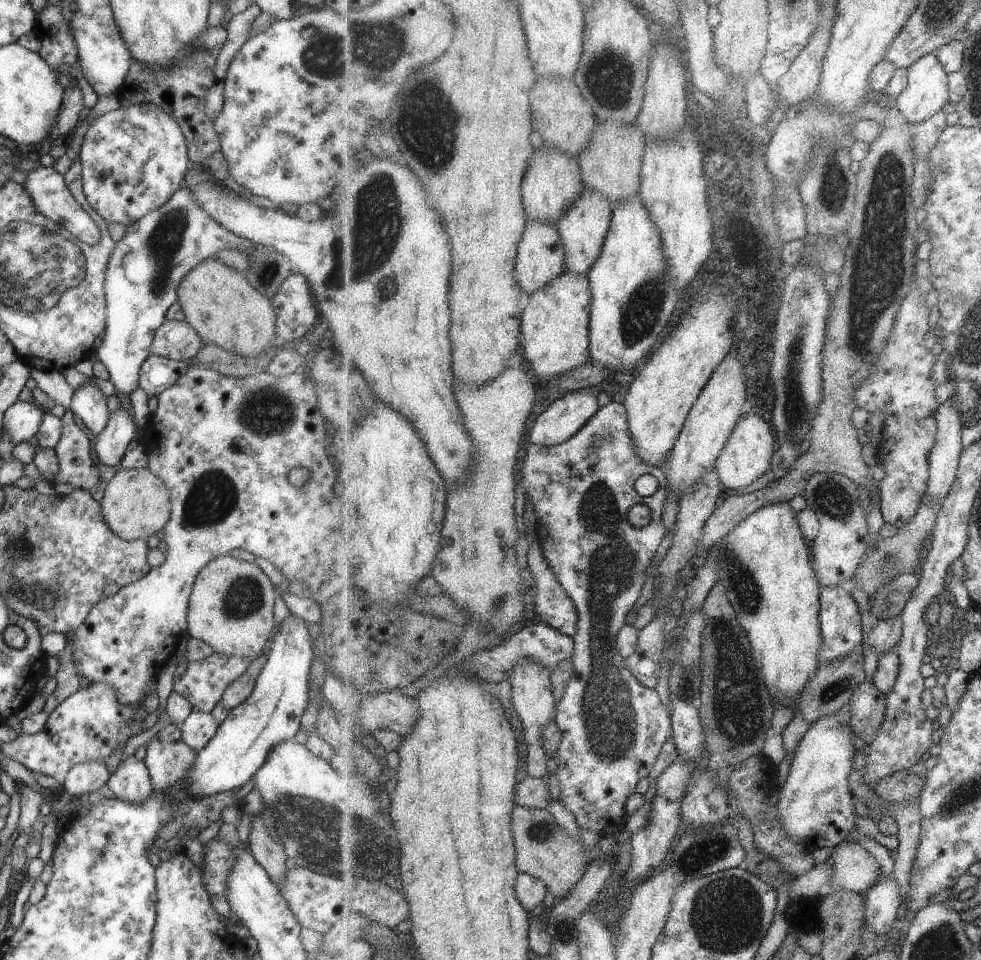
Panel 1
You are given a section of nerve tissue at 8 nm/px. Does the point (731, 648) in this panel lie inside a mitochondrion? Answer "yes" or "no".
yes

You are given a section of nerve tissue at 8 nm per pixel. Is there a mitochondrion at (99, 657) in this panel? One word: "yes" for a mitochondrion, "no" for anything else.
no

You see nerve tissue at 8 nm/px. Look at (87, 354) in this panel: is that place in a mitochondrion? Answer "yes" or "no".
no

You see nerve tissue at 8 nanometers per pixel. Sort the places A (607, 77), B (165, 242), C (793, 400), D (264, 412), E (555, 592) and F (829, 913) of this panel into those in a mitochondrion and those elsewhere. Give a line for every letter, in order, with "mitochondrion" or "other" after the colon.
A: mitochondrion
B: mitochondrion
C: mitochondrion
D: mitochondrion
E: other
F: mitochondrion

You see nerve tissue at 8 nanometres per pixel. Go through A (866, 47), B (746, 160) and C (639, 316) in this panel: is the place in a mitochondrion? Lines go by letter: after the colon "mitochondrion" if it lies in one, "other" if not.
A: other
B: other
C: mitochondrion

